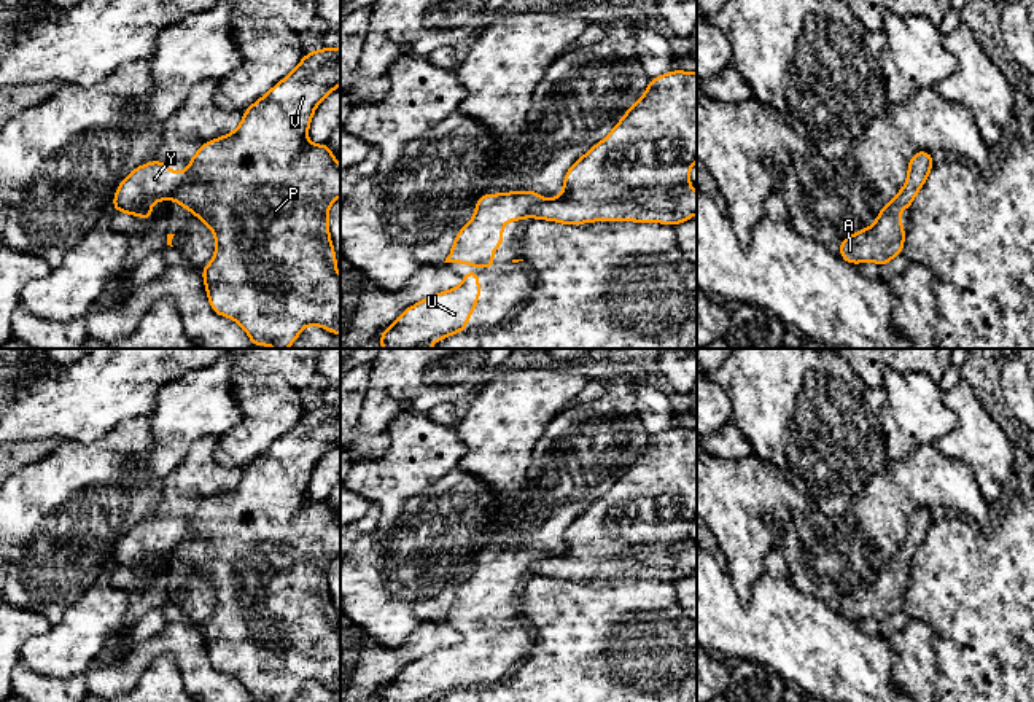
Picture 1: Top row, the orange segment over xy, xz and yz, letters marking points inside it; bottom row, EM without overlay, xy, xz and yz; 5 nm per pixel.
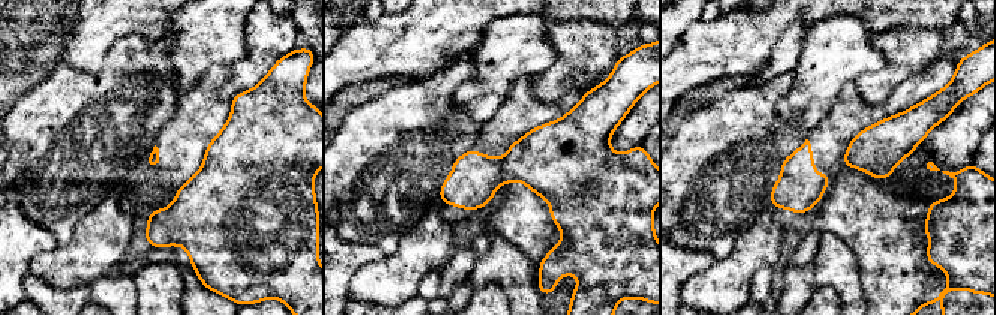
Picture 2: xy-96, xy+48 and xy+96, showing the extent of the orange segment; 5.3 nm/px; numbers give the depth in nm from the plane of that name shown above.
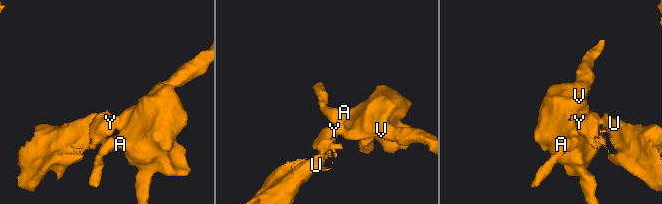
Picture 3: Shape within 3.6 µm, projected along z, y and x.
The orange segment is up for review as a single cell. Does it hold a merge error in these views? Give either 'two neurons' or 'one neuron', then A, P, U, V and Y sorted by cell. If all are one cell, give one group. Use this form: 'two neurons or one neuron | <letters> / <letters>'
two neurons | A P V / U Y

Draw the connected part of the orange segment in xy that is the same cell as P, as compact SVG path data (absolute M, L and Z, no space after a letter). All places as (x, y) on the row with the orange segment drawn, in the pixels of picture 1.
M321 48L302 57L297 67L283 80L280 80L269 92L250 105L243 111L242 124L231 134L205 142L188 162L185 183L178 186L172 199L188 209L191 215L197 215L215 236L216 250L213 259L200 271L210 307L216 315L235 320L250 336L250 344L274 345L275 349L288 349L307 325L317 325L332 334L340 334L340 277L337 274L336 252L332 248L328 212L331 204L340 196L340 167L329 150L328 143L312 145L307 140L309 126L318 103L340 84L340 48Z

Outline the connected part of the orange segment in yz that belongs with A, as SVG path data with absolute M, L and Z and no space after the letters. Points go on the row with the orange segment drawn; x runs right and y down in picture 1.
M927 150L916 151L908 161L904 188L880 210L877 221L865 229L840 240L840 258L859 264L873 261L884 266L904 252L905 229L899 218L902 209L910 209L918 191L929 177L935 159Z

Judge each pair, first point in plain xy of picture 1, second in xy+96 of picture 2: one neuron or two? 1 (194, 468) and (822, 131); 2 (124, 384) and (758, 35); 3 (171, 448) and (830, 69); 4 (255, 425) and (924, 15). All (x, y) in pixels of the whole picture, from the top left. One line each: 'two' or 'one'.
1: one
2: one
3: one
4: two

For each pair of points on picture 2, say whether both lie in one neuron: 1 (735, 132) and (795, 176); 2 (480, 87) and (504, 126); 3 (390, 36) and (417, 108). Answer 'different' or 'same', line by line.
1: different
2: different
3: different

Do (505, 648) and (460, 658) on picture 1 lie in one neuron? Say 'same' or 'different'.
same

